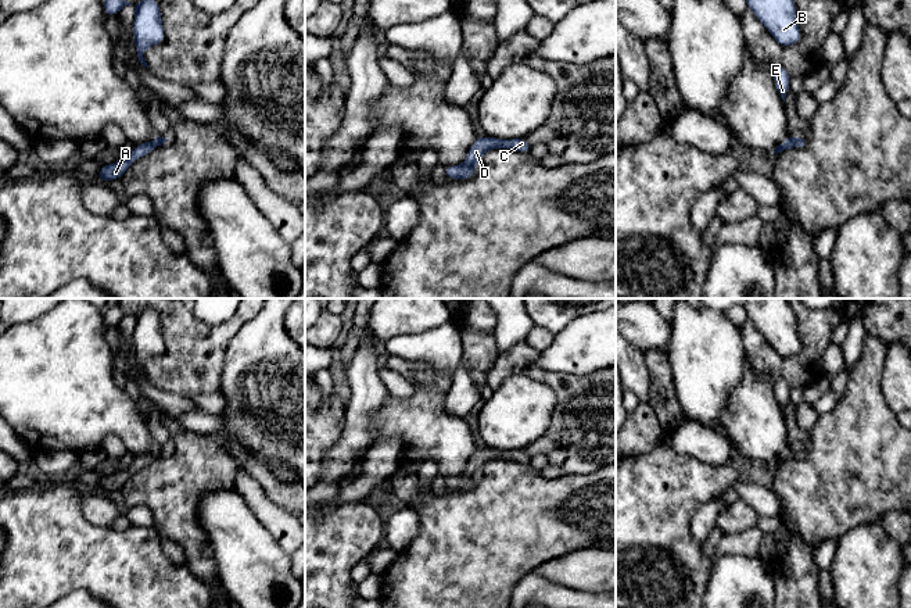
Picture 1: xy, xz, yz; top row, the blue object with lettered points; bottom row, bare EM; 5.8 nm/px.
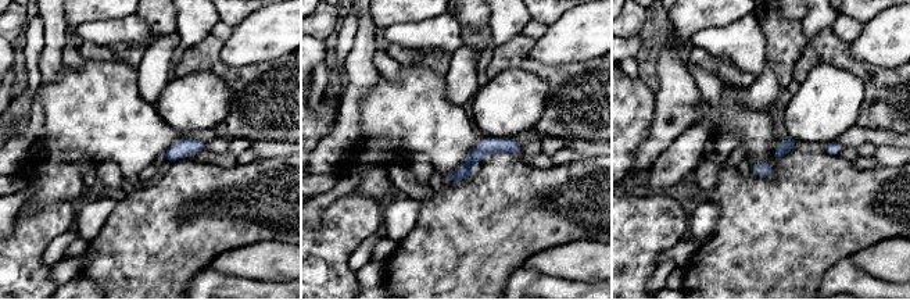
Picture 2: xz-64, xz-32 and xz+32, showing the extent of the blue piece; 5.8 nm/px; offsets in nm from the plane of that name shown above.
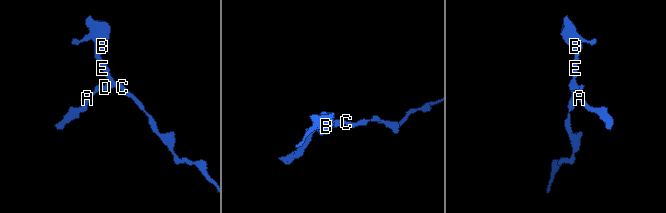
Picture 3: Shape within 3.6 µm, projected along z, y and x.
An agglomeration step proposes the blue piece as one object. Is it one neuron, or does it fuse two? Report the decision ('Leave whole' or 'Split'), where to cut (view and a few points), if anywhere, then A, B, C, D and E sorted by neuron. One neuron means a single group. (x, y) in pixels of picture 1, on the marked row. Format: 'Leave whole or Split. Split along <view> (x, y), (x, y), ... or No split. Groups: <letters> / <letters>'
Split. Split along xz (465, 163), (473, 167). Groups: A / B C D E

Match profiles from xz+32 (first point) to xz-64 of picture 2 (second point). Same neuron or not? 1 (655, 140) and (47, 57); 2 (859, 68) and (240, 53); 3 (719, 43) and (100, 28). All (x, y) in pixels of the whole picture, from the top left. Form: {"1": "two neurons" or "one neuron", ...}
{"1": "one neuron", "2": "two neurons", "3": "one neuron"}

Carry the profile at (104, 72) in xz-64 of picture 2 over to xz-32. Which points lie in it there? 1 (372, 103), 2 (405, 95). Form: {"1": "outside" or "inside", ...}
{"1": "inside", "2": "inside"}

